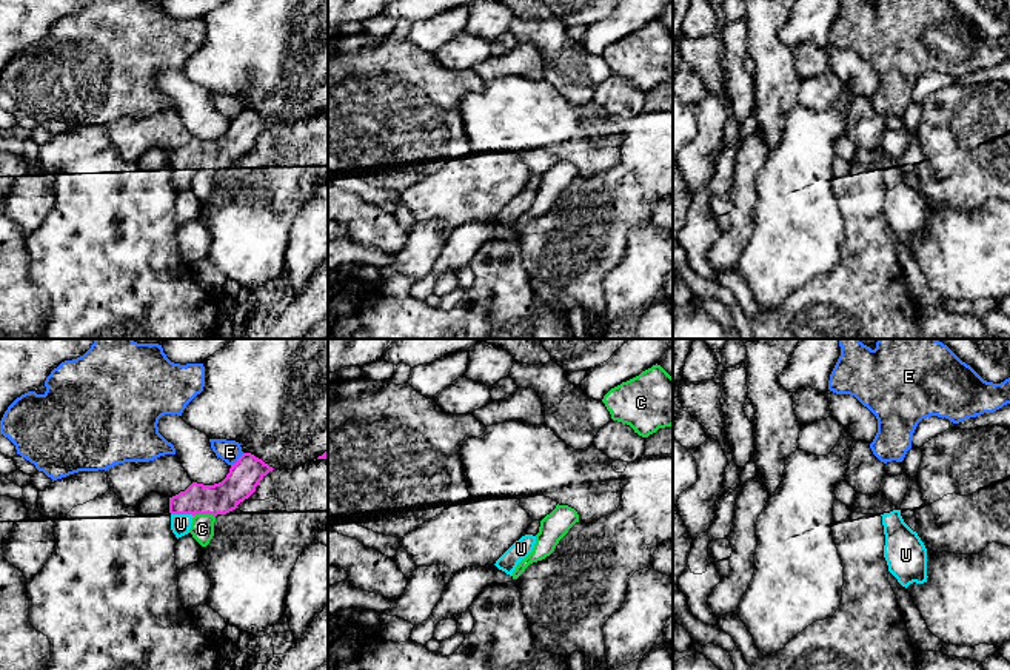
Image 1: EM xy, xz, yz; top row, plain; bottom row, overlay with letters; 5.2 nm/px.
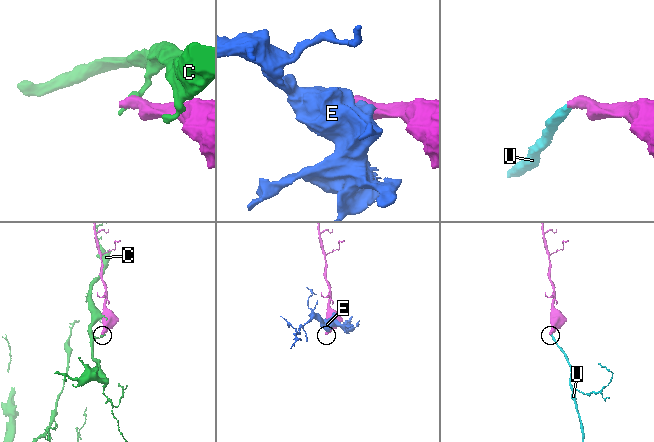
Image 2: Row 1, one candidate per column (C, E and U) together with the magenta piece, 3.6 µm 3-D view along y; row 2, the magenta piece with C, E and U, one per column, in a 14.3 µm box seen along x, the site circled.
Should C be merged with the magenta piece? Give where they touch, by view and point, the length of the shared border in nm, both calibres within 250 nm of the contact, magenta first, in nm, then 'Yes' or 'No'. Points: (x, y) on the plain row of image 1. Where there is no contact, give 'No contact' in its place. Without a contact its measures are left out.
Touches magenta at xy (204, 168). Shared border 110 nm. Thickness 170 nm (magenta) against 130 nm. No

